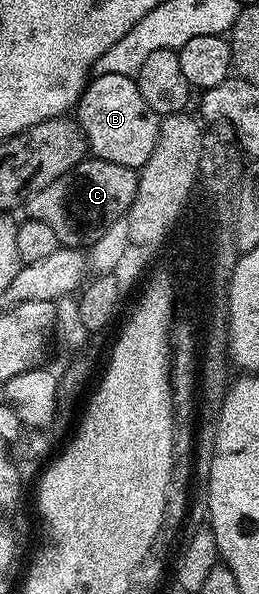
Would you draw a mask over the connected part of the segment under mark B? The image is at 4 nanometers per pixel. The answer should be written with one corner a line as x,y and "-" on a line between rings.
95,74
77,103
77,125
87,137
88,151
101,160
142,168
149,160
159,135
160,115
145,104
138,81
132,76

